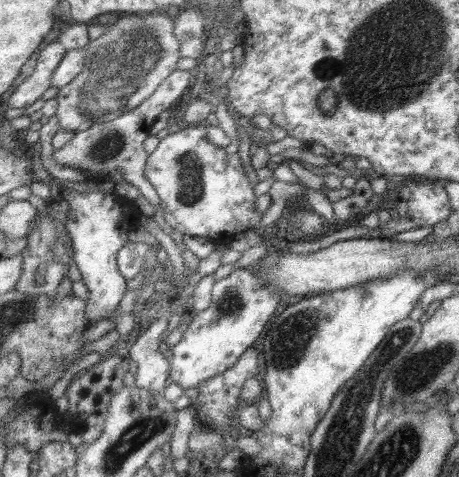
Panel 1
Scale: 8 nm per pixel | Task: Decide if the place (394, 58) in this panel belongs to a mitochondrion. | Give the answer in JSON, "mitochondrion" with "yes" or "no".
{"mitochondrion":"yes"}

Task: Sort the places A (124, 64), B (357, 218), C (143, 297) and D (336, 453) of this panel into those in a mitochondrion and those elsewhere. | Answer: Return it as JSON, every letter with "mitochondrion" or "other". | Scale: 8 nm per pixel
{"A":"mitochondrion","B":"other","C":"other","D":"mitochondrion"}

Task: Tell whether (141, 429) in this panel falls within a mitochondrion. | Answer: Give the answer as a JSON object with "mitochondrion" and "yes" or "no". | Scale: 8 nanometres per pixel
{"mitochondrion":"yes"}

